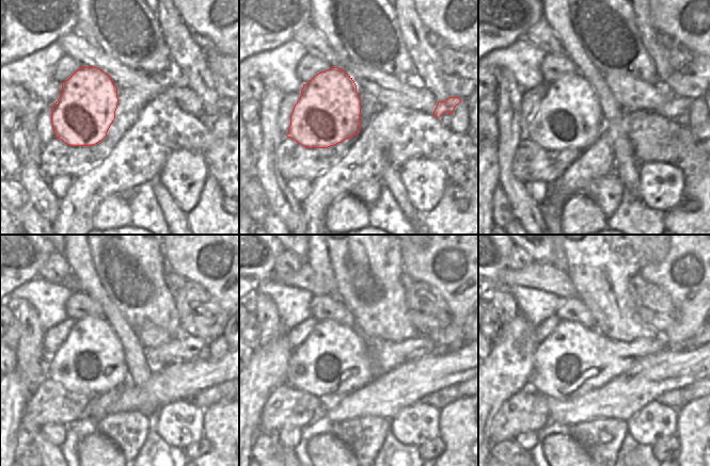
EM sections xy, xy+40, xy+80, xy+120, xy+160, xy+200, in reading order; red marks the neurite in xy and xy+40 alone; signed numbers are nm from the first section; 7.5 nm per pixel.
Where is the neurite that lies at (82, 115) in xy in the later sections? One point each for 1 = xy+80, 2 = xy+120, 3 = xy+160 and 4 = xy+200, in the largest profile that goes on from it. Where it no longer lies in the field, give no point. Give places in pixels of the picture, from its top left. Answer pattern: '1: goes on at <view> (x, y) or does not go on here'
1: goes on at xy+80 (569, 115)
2: goes on at xy+120 (91, 360)
3: goes on at xy+160 (333, 360)
4: goes on at xy+200 (573, 359)

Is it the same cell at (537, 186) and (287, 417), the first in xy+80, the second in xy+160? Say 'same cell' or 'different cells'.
different cells

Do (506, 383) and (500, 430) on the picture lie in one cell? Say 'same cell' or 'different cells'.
different cells

